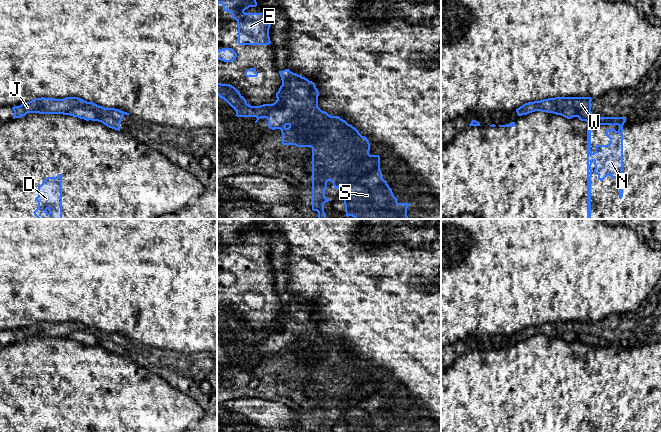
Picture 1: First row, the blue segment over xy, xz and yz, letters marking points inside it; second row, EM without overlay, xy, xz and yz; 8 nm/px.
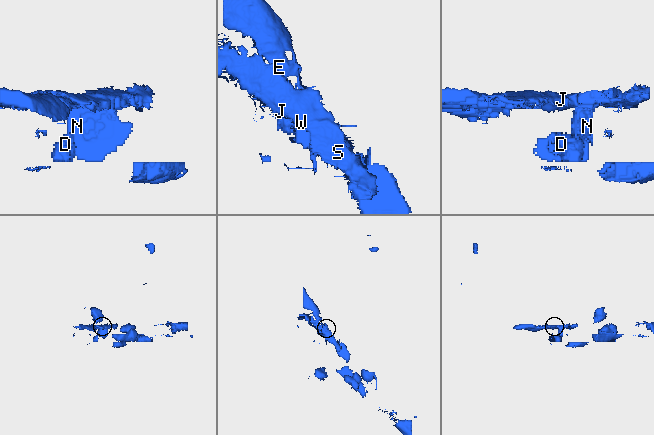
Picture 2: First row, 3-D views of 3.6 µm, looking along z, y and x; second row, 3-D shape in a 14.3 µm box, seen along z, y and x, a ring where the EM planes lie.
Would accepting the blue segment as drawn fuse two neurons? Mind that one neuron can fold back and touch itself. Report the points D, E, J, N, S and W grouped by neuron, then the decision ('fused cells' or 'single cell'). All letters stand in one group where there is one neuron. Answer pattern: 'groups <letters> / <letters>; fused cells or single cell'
groups D E N S W / J; fused cells

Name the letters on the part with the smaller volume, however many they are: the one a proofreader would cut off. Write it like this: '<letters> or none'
J

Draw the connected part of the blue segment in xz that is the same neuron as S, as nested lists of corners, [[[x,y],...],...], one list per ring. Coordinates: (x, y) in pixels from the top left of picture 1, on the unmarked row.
[[[289,293],[279,295],[279,298],[284,322],[299,335],[298,342],[293,341],[291,334],[282,335],[282,345],[279,351],[282,357],[282,368],[312,372],[312,432],[324,432],[324,428],[331,425],[325,421],[328,405],[331,405],[336,413],[343,412],[345,432],[408,432],[410,427],[398,427],[392,413],[383,403],[380,394],[380,380],[369,378],[370,367],[367,361],[362,360],[355,351],[339,340],[331,340],[318,331],[319,315],[314,306]]]

